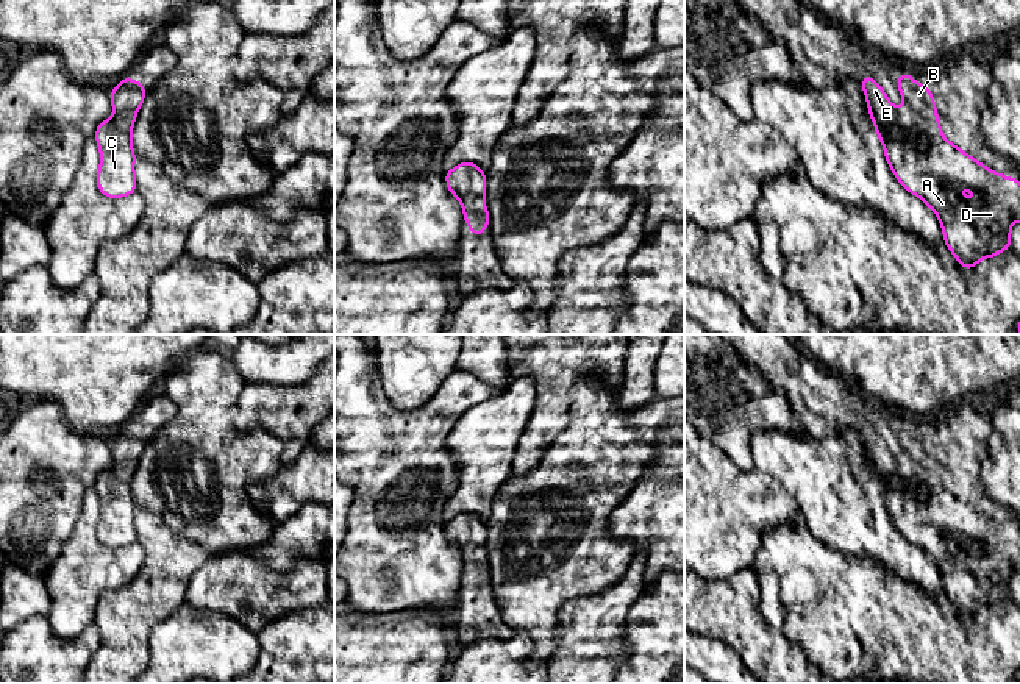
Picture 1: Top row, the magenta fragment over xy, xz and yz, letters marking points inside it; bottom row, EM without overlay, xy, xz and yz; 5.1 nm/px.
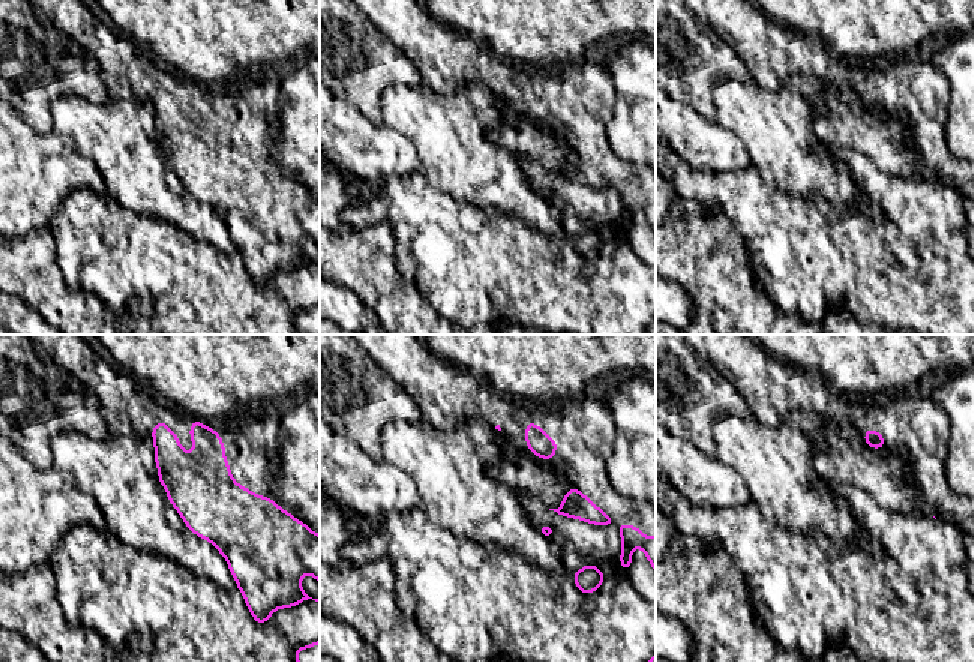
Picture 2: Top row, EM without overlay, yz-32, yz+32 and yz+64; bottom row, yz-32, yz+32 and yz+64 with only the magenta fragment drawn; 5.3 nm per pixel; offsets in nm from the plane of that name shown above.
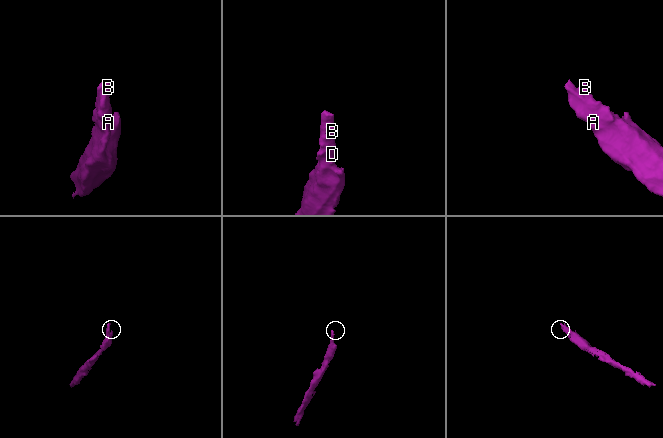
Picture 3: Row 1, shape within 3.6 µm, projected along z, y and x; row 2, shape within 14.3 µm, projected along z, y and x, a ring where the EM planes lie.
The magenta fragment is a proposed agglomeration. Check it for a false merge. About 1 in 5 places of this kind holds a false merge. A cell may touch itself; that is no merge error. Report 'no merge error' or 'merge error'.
no merge error

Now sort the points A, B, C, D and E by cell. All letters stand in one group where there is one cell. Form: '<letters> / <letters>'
A B C D E

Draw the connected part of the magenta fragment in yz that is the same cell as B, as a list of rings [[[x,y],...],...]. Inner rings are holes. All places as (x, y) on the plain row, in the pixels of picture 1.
[[[868,423],[861,433],[890,520],[906,540],[922,548],[936,562],[943,592],[961,617],[972,618],[979,614],[981,607],[995,607],[1011,598],[1012,572],[1020,570],[1020,529],[992,522],[947,490],[940,479],[933,444],[909,423],[898,423],[898,439],[904,451],[901,459],[890,453],[883,437]],[[947,533],[975,540],[979,547],[968,550],[958,542],[950,542],[945,537]]]

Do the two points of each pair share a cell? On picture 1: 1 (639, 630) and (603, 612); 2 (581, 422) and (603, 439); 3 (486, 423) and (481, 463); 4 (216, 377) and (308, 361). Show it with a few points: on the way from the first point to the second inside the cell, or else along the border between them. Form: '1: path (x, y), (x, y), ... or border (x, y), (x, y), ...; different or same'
1: border (644, 592), (630, 608), (624, 626), (625, 661); different
2: path (586, 423), (599, 436); same
3: path (486, 433), (483, 453); same
4: border (230, 358), (246, 381); different

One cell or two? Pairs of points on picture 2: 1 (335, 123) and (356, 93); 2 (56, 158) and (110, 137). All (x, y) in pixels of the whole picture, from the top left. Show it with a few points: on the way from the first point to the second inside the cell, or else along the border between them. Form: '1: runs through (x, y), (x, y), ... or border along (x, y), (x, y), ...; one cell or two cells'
1: border along (335, 96), (350, 102), (377, 125); two cells
2: border along (53, 129), (66, 135), (101, 176); two cells

